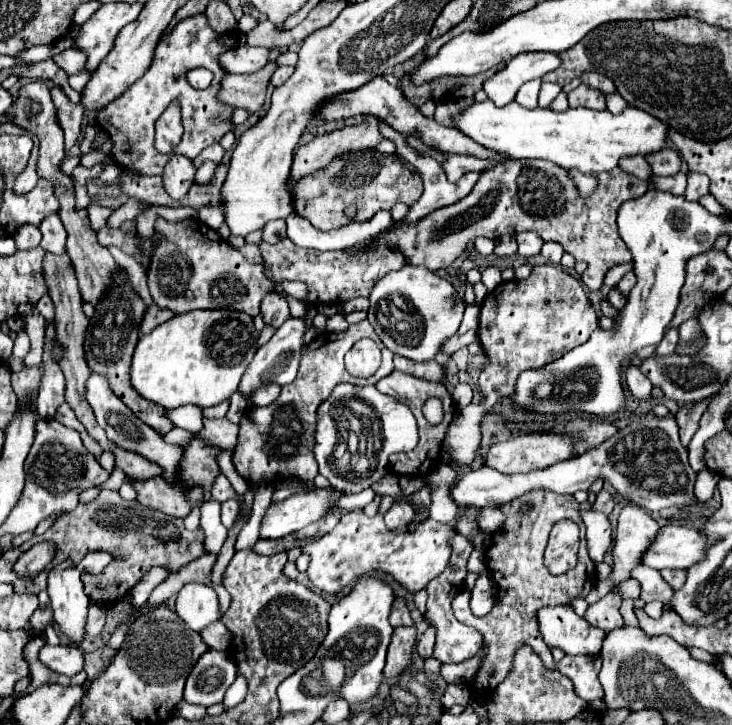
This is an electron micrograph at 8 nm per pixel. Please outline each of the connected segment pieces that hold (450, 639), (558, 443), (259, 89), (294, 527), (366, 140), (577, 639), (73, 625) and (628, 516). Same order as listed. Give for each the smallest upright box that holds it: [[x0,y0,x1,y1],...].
[[424,534,482,662],[484,434,574,474],[218,62,278,114],[260,488,340,538],[286,116,384,192],[538,606,606,654],[48,560,90,646],[585,504,660,605]]

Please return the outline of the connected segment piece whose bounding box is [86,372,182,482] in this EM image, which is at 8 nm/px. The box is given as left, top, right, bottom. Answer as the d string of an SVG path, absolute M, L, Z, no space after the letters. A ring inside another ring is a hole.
M94 372L90 374L90 378L86 382L86 400L92 406L92 410L94 410L96 418L98 418L98 424L104 426L104 430L108 434L108 440L112 440L120 448L132 450L132 452L142 454L144 458L148 458L152 462L158 462L164 468L164 478L168 482L176 480L176 472L178 472L178 462L180 462L180 456L182 456L182 448L174 446L174 444L166 444L164 438L156 430L152 430L140 418L136 418L132 414L132 410L126 404L122 404L120 398L116 398L116 394L110 390L110 384L106 382L106 378L102 378L102 374L94 374Z

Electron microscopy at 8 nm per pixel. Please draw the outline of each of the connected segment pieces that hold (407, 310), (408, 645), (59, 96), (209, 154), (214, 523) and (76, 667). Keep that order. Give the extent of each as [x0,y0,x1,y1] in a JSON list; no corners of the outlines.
[[368,266,464,362],[384,626,416,678],[52,88,82,146],[194,144,224,168],[200,499,227,554],[38,644,84,676]]

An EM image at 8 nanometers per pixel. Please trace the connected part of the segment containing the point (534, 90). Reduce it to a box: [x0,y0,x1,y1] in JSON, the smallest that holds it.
[516,80,540,108]

